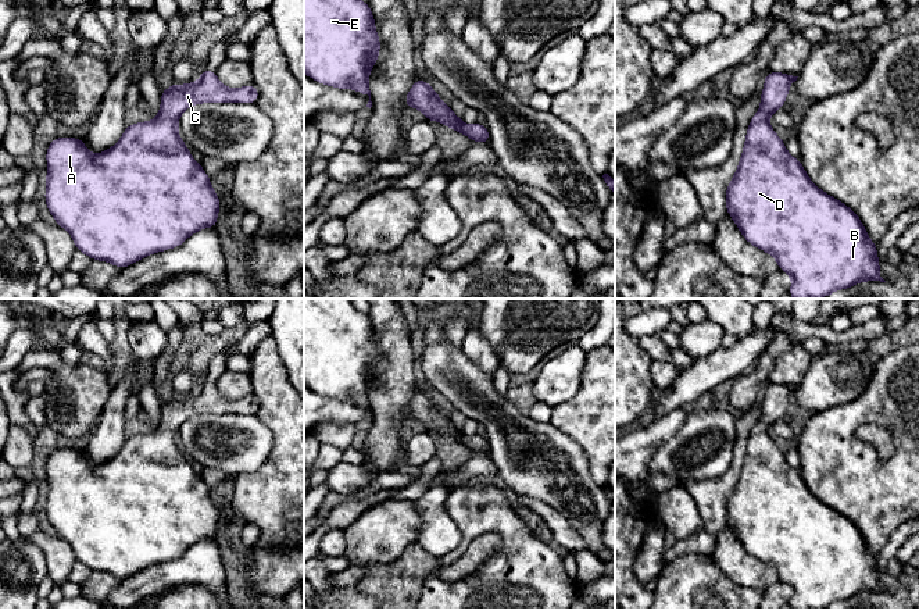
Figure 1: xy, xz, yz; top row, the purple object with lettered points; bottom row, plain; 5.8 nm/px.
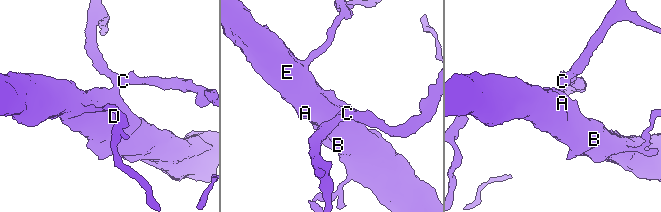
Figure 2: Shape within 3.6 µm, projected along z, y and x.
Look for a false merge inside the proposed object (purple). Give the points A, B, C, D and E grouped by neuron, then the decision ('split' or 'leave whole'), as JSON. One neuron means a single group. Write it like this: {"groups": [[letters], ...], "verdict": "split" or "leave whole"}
{"groups": [["A", "B", "C", "D", "E"]], "verdict": "leave whole"}

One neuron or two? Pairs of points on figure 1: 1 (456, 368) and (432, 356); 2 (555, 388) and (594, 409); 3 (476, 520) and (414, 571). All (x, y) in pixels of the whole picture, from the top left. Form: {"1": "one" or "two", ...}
{"1": "one", "2": "two", "3": "two"}

